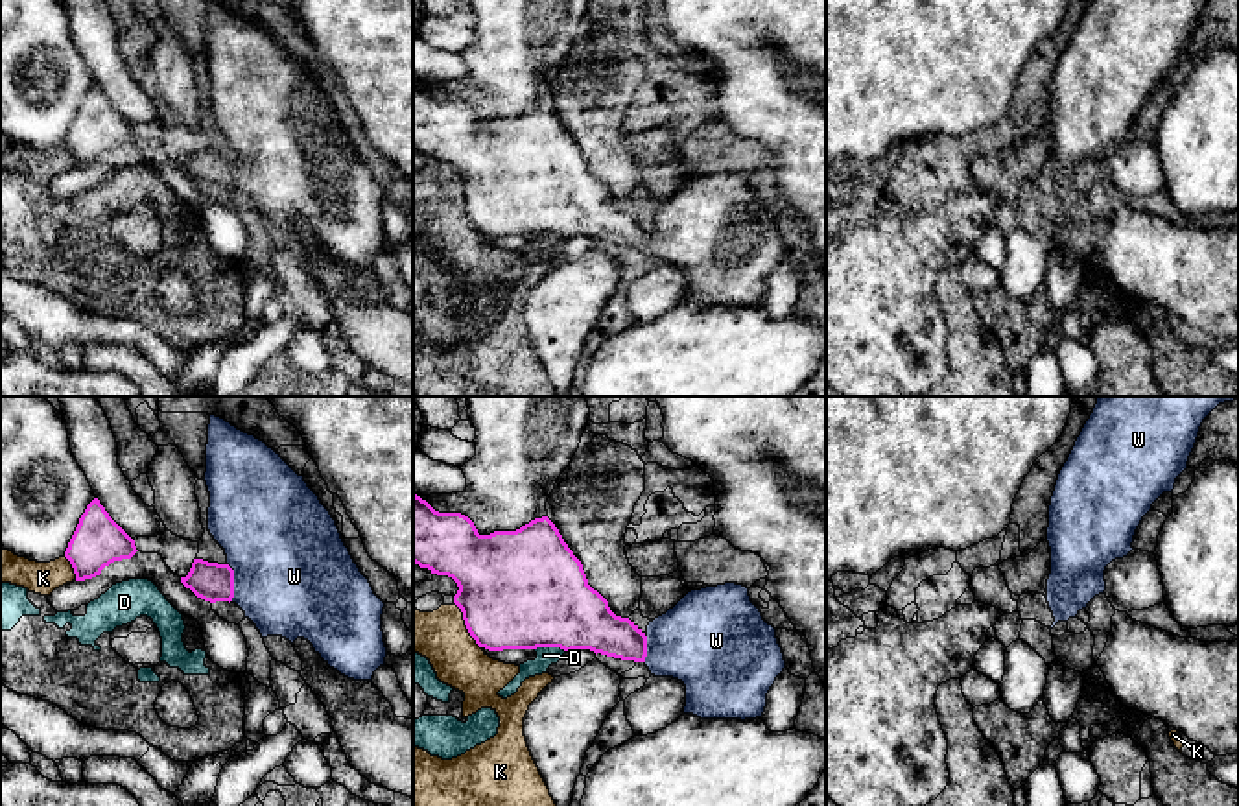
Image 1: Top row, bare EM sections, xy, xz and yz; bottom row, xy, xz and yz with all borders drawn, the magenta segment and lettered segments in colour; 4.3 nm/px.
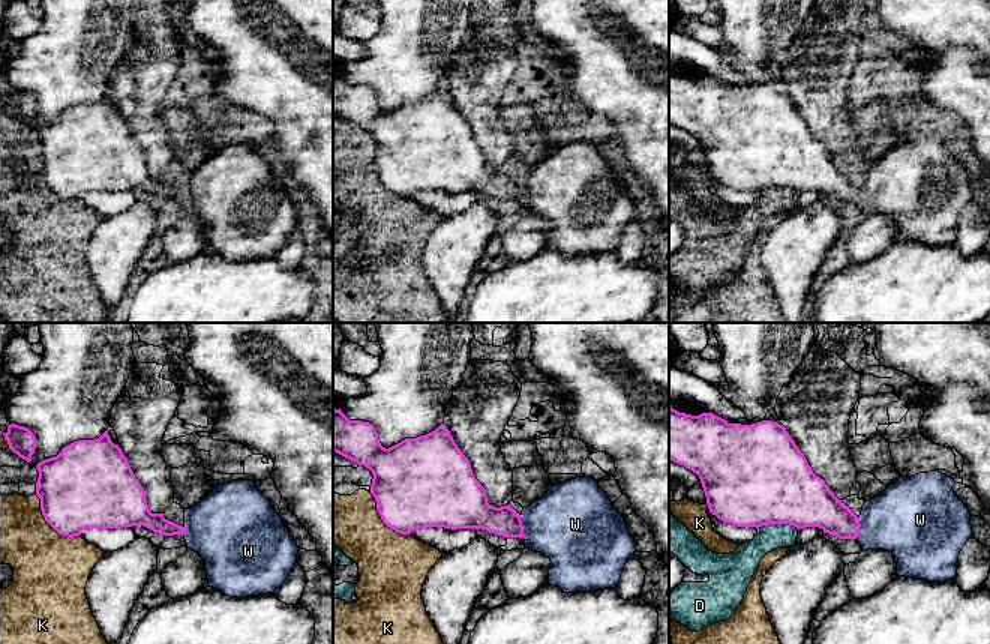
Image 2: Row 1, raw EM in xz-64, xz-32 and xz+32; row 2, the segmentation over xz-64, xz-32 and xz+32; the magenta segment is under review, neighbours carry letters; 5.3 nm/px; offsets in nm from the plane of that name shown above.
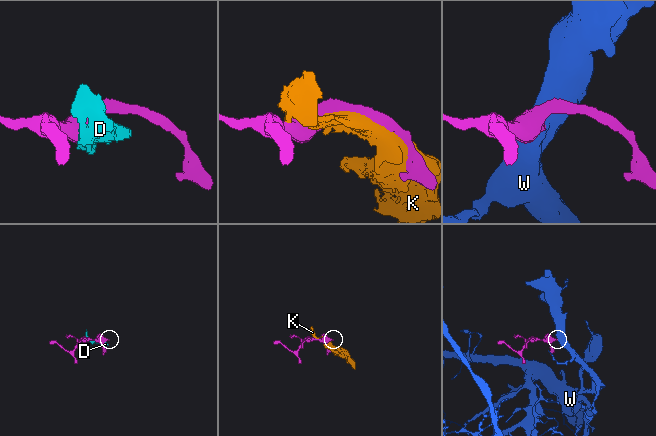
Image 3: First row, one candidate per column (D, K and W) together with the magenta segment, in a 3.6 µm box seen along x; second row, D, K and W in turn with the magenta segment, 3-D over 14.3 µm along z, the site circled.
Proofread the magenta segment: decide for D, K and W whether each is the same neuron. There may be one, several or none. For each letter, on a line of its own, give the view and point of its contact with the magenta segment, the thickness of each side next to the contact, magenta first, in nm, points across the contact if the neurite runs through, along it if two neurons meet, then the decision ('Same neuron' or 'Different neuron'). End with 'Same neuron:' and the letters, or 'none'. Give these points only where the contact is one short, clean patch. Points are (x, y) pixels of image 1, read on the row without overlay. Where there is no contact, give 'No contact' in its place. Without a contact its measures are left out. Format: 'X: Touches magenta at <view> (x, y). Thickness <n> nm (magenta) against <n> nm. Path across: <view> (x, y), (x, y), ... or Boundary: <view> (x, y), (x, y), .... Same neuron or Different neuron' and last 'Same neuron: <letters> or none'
D: Touches magenta at xz (550, 233). Thickness 480 nm (magenta) against 80 nm. Different neuron
K: Touches magenta at xz (465, 211). Thickness 480 nm (magenta) against 220 nm. Different neuron
W: Touches magenta at xy (233, 168). Thickness 170 nm (magenta) against 500 nm. Path across: xy (211, 168), (233, 168), (260, 163), (290, 163). Same neuron
Same neuron: W

